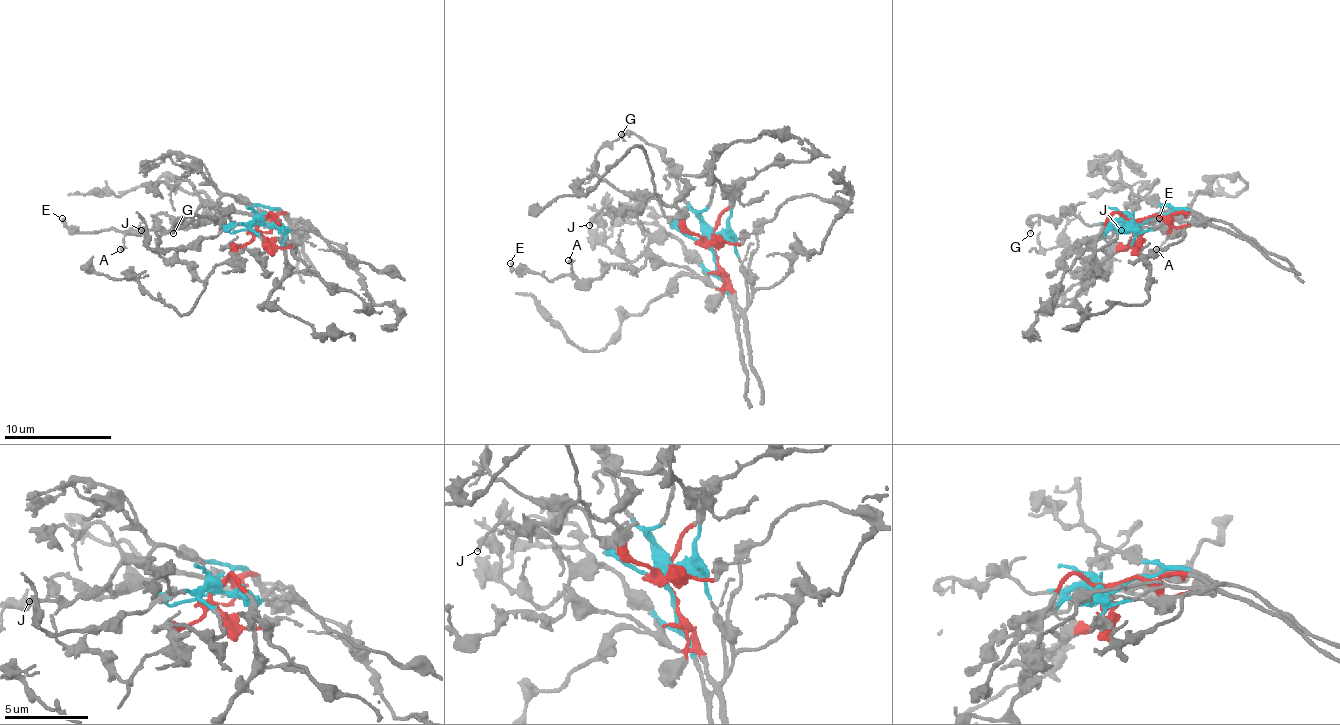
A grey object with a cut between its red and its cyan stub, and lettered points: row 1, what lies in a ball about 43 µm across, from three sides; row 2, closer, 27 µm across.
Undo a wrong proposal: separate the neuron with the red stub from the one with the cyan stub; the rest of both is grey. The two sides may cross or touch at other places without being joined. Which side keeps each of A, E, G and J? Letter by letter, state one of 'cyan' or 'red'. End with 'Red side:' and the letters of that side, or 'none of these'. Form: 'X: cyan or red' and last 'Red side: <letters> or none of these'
A: red
E: red
G: cyan
J: cyan
Red side: A, E

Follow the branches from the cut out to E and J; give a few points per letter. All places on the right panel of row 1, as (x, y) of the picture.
E: (1144, 220), (1184, 215), (1162, 212), (1154, 223), (1162, 228), (1162, 215), (1176, 231), (1168, 231), (1160, 218)
J: (1144, 220), (1165, 215), (1170, 207), (1157, 207), (1133, 196), (1130, 207), (1103, 231), (1122, 231)

